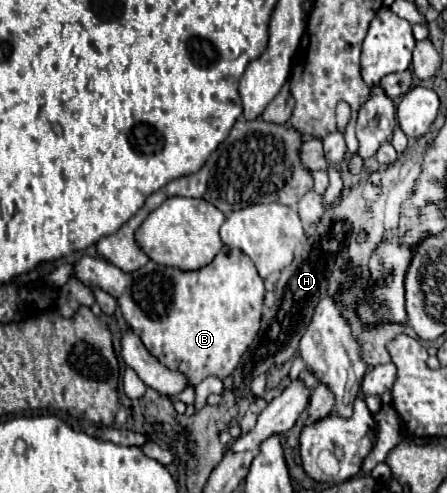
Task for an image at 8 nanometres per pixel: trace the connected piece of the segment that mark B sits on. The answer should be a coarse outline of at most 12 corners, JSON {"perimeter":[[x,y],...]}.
{"perimeter":[[240,249],[196,271],[74,265],[196,387],[236,369],[264,281]]}

